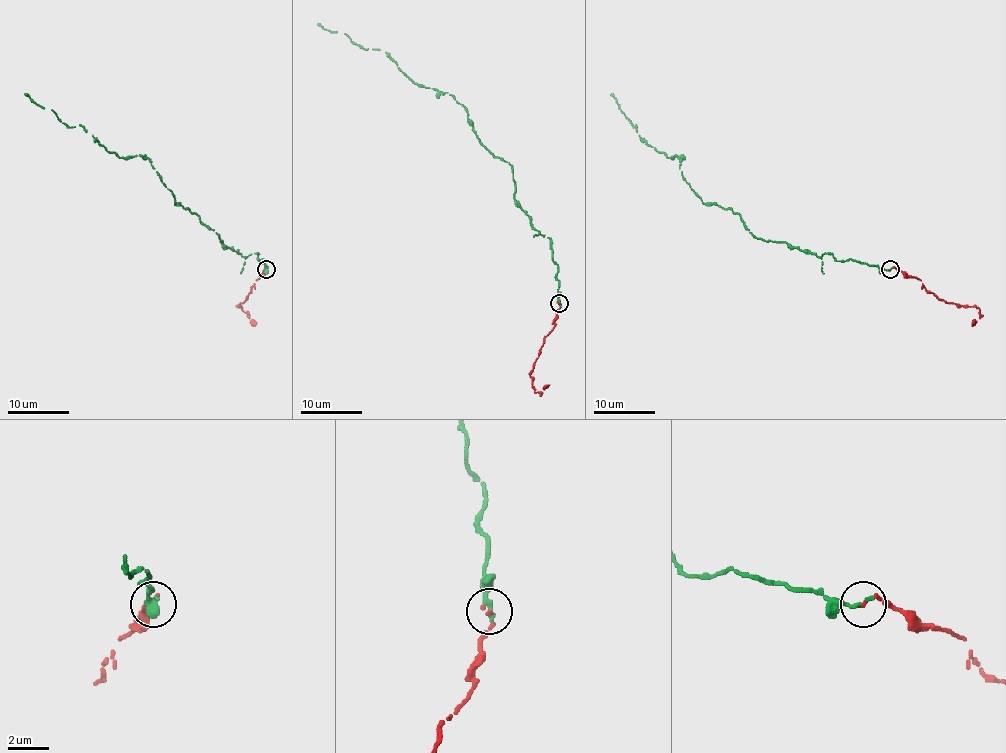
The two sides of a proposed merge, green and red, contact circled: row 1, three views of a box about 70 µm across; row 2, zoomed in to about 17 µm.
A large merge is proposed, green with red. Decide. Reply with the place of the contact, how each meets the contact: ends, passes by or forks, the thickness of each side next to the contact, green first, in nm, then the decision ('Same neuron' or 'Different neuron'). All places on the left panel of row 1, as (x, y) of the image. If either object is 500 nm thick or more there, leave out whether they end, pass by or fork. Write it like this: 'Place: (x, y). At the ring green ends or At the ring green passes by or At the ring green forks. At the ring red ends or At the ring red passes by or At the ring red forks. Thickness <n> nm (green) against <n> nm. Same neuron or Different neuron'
Place: (266, 269). At the ring green ends. At the ring red ends. Thickness 280 nm (green) against 200 nm. Same neuron

